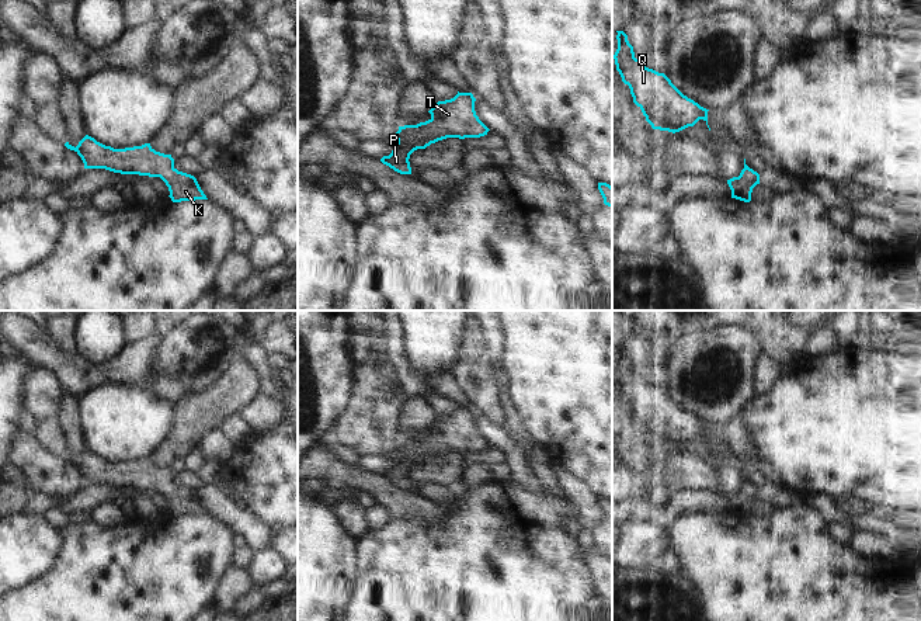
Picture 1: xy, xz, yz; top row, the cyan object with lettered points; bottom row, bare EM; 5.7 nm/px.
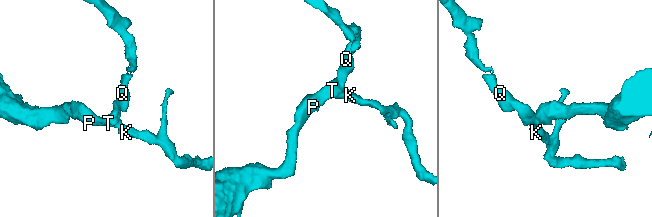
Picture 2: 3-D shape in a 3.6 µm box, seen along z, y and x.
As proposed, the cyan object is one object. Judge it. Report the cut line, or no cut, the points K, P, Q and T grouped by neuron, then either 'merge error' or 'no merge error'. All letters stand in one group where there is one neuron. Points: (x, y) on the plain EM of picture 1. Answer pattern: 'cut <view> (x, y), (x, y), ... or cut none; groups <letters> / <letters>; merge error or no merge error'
cut none; groups K P Q T; no merge error

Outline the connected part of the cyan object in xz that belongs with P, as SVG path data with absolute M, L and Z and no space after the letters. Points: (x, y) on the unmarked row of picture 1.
M459 407L445 416L438 416L428 426L431 433L417 440L399 441L395 448L397 458L389 471L380 476L400 489L411 489L410 469L446 452L480 452L490 445L476 430L472 407Z

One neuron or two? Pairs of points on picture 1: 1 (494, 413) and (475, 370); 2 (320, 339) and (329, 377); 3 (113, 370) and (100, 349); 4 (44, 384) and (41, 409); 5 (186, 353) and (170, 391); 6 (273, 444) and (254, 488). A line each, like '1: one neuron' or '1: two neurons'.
1: one neuron
2: one neuron
3: two neurons
4: one neuron
5: one neuron
6: one neuron

